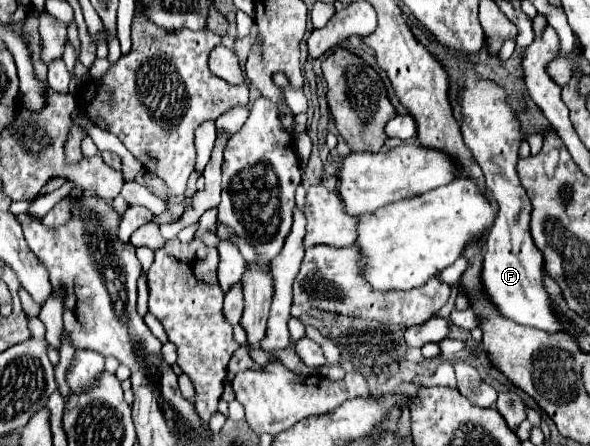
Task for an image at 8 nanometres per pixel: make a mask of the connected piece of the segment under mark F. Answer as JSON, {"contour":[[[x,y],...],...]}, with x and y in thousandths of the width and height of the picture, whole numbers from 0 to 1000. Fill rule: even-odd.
{"contour":[[[795,161],[792,175],[798,179],[788,179],[788,197],[778,211],[785,242],[785,314],[822,390],[825,426],[832,430],[829,439],[846,457],[839,502],[825,529],[825,565],[815,610],[819,646],[825,655],[825,668],[832,668],[832,677],[853,709],[886,731],[944,744],[954,731],[951,722],[944,722],[947,713],[937,704],[934,668],[917,632],[920,570],[910,561],[897,525],[897,484],[903,462],[876,395],[876,336],[883,323],[880,269],[856,229],[856,202],[849,193],[805,179],[802,161]]]}

